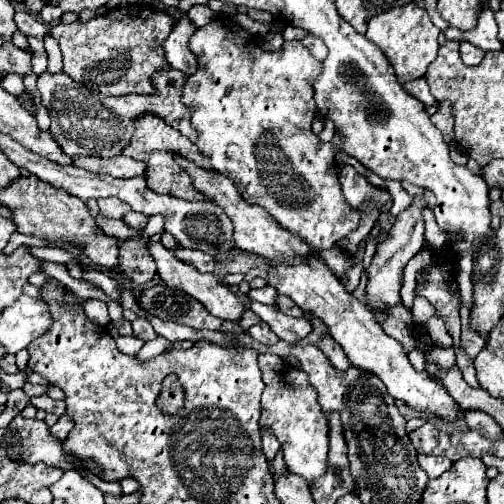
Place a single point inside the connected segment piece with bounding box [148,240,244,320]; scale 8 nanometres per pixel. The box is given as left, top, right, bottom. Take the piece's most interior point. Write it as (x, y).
(208, 289)

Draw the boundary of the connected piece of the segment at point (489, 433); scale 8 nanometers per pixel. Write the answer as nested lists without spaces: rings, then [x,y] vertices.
[[[472,410],[472,412],[464,412],[464,422],[468,428],[474,428],[478,432],[484,432],[486,438],[500,438],[502,436],[502,428],[496,424],[496,420],[492,420],[492,416],[480,412],[480,410]]]

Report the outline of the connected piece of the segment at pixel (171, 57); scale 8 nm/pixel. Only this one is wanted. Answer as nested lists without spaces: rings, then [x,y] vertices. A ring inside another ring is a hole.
[[[184,14],[174,24],[170,36],[162,44],[164,52],[166,52],[168,64],[172,68],[176,68],[176,70],[182,70],[186,76],[190,76],[192,72],[196,72],[196,68],[198,68],[196,56],[192,56],[192,52],[188,50],[188,40],[190,40],[190,36],[194,32],[196,32],[196,26],[188,18],[188,14]]]

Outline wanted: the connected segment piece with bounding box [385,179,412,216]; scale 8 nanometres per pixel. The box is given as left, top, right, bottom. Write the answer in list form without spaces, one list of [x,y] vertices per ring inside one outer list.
[[[386,179],[385,182],[393,199],[389,212],[393,216],[397,216],[411,205],[412,197],[403,189],[399,181]]]

